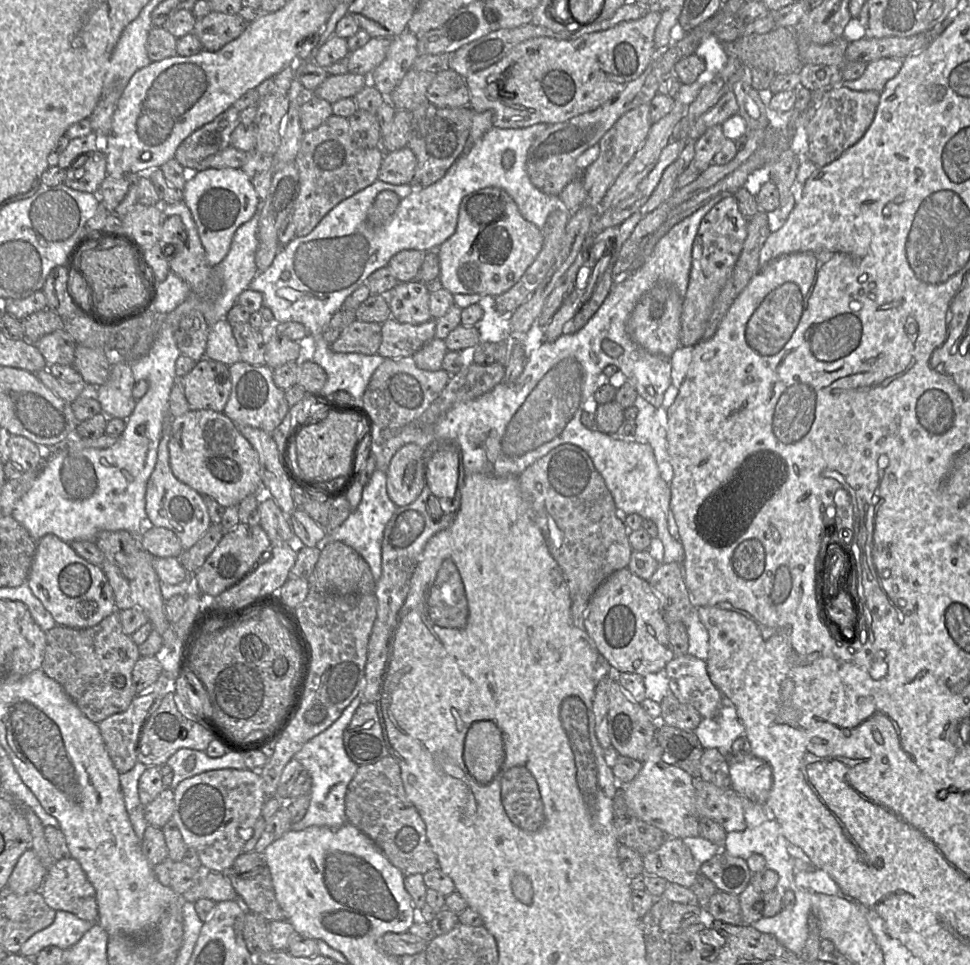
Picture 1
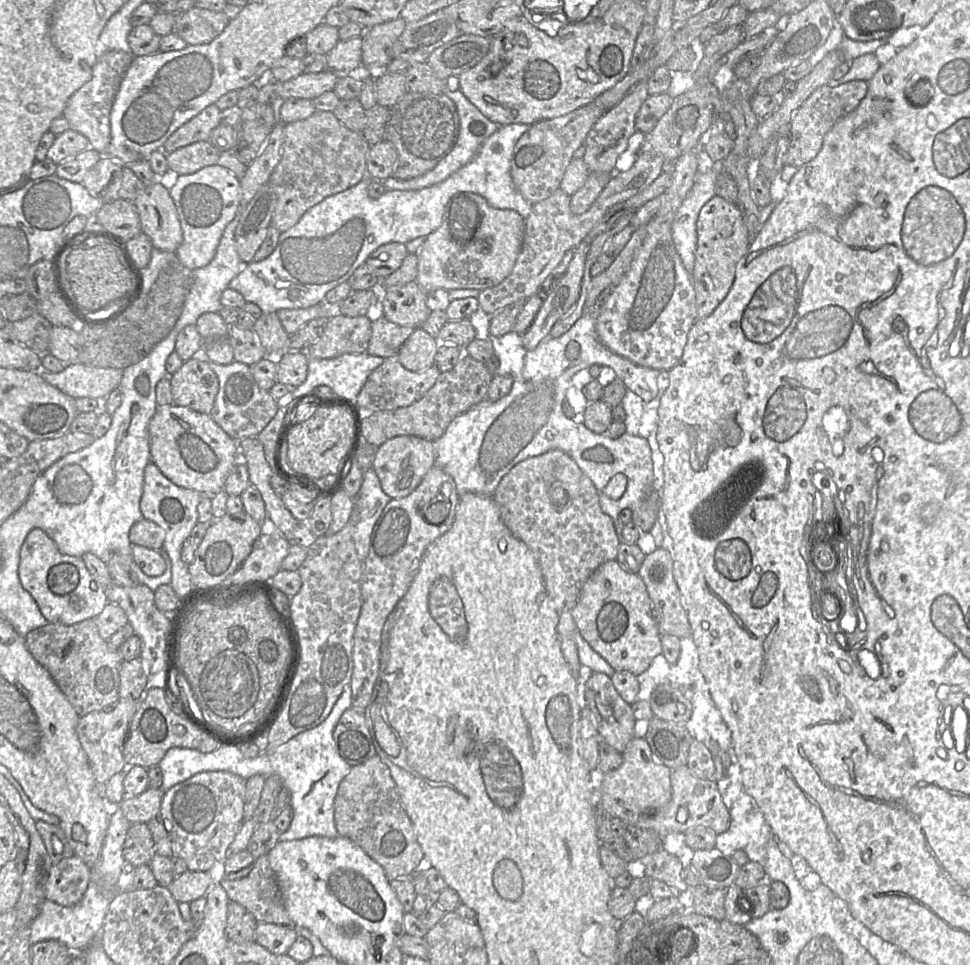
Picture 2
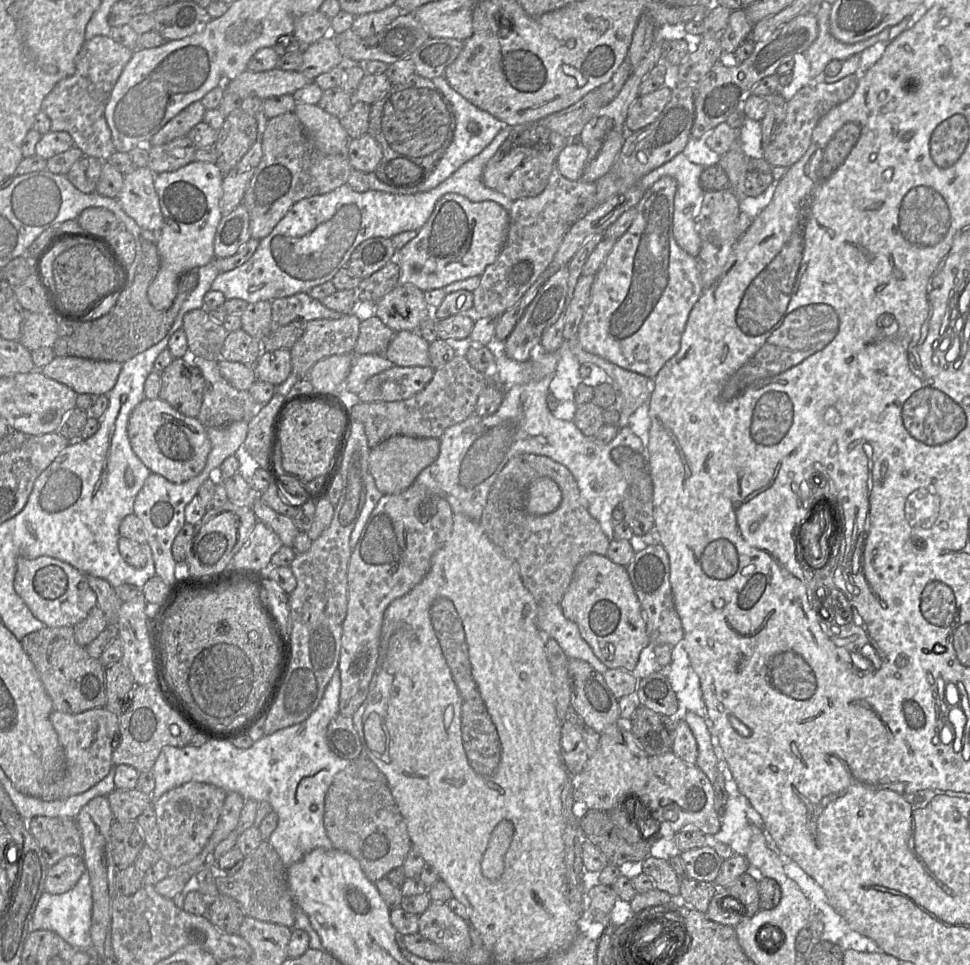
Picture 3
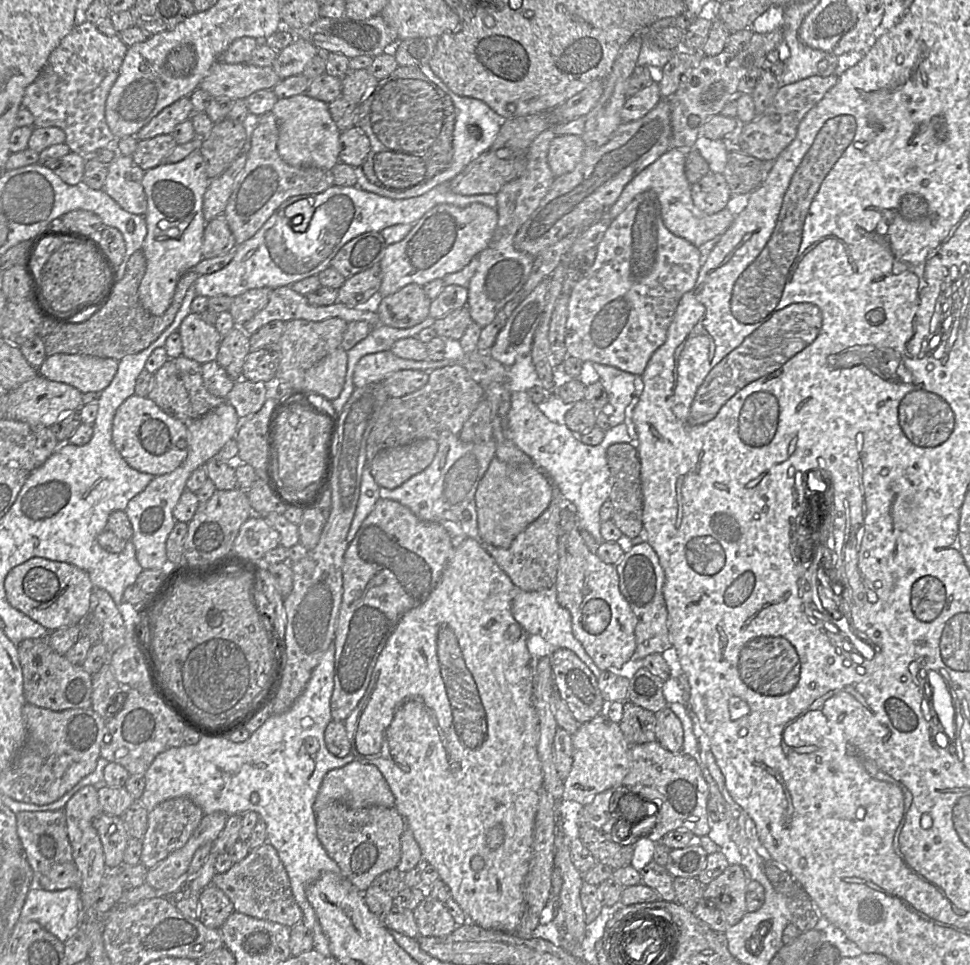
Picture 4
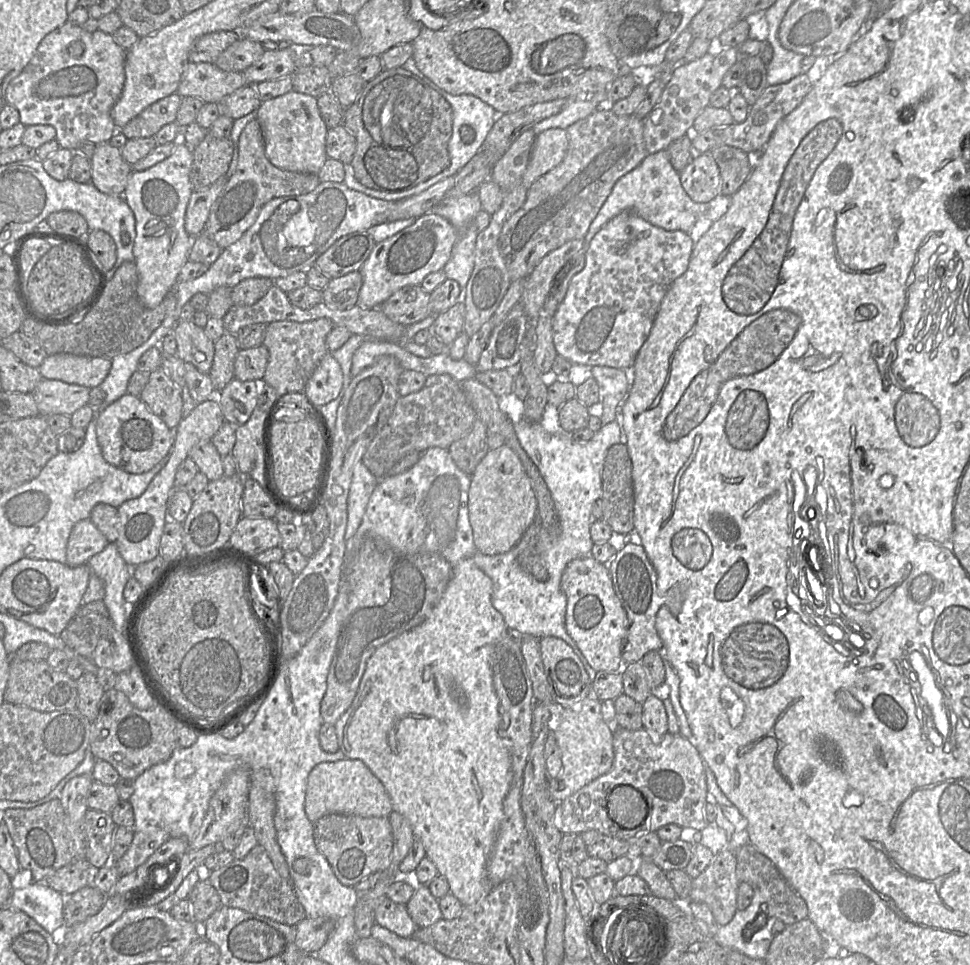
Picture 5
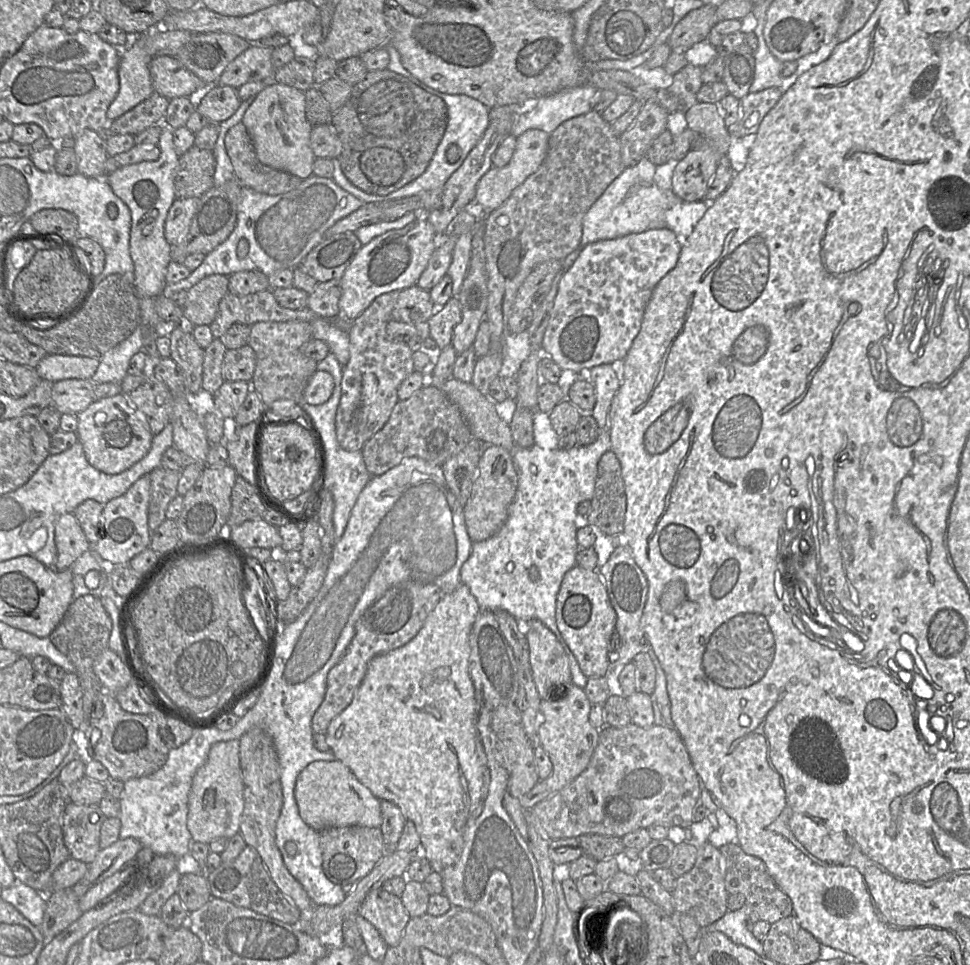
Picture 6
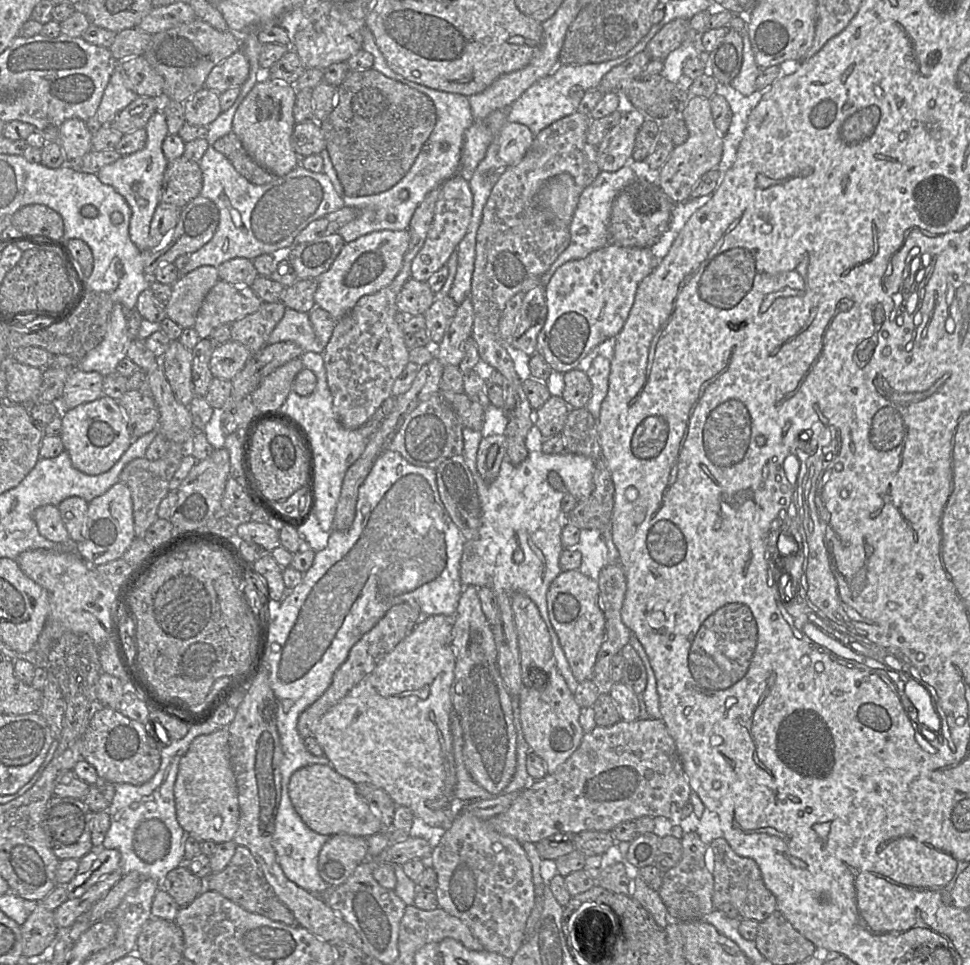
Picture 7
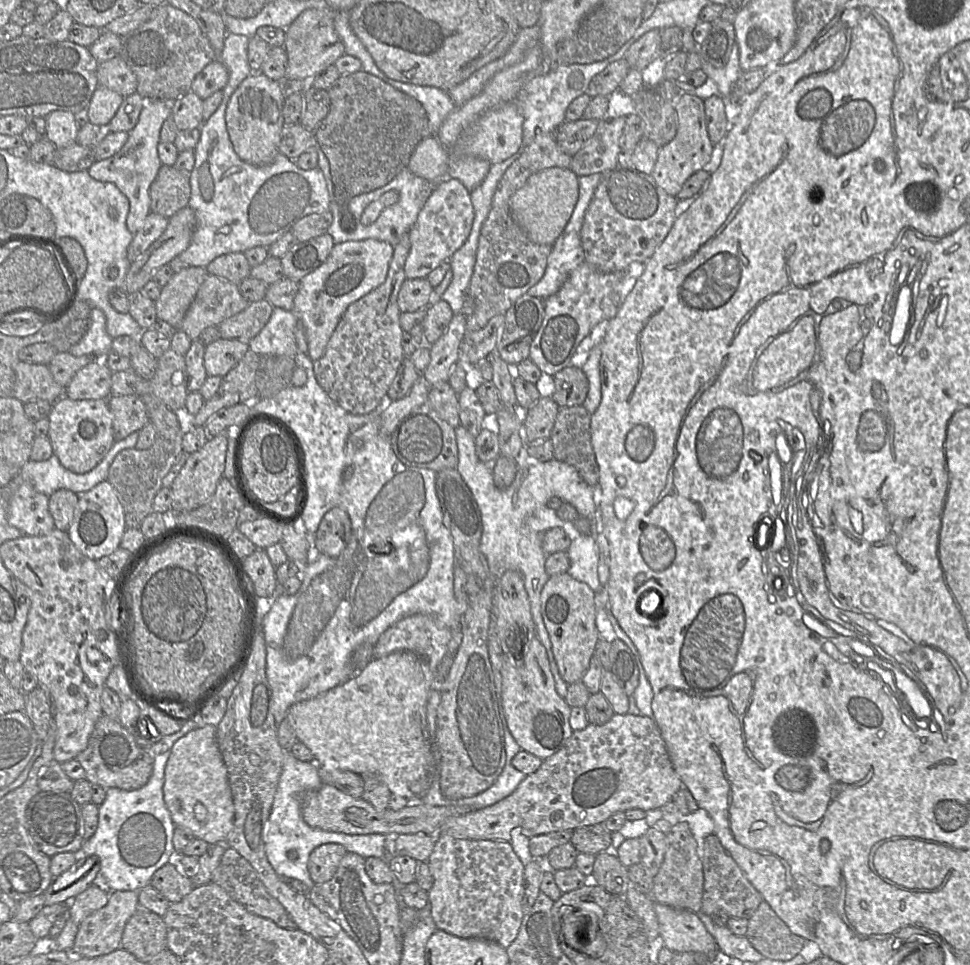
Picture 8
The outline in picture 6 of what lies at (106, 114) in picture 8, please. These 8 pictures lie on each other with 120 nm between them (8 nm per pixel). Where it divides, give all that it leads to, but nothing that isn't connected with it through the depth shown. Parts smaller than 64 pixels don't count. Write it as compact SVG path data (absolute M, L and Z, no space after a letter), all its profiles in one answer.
M137 41L121 50L118 66L119 91L107 110L110 121L120 117L154 93L150 74L153 56Z

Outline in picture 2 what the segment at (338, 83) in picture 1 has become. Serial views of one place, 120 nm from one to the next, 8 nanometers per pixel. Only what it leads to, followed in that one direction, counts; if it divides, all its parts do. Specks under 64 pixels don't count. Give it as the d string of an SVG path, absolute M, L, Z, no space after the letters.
M330 71L303 73L291 80L275 82L275 93L283 99L312 100L324 92L333 91L338 78Z

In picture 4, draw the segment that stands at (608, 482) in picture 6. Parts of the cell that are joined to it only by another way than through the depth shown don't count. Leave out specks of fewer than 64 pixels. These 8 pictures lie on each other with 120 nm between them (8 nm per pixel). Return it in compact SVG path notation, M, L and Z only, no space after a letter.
M616 443L607 449L607 463L610 471L611 492L609 501L613 506L612 521L623 535L635 538L644 530L643 495L640 479L638 451L632 443Z

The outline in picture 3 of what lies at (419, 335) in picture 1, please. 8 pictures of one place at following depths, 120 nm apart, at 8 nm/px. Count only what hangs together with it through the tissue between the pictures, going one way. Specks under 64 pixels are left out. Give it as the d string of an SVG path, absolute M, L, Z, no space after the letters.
M377 316L362 319L353 354L383 354L393 339L395 331Z

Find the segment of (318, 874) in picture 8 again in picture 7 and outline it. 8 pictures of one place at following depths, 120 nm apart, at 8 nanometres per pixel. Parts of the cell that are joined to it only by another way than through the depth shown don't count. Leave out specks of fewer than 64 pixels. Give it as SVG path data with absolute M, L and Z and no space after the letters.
M348 834L331 836L318 857L321 878L334 886L344 883L360 863L369 859L365 838Z

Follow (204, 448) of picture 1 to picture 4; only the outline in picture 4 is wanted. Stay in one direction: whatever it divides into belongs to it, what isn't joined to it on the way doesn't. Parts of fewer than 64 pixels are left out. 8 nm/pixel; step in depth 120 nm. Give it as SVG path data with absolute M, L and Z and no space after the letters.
M132 395L115 412L112 442L131 468L154 476L168 474L177 469L188 455L187 423L169 416L147 397Z

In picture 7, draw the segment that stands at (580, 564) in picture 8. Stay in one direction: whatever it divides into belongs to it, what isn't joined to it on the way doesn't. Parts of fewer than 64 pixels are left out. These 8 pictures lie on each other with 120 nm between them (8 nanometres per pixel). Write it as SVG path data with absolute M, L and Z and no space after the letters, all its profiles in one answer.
M581 529L576 549L582 555L579 572L598 580L601 570L608 565L608 548L599 530Z

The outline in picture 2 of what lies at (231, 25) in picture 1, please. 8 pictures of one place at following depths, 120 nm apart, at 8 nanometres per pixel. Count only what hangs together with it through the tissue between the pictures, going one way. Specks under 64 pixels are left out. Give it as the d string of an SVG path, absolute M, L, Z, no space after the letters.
M193 7L176 13L173 33L188 45L207 44L219 36L229 22L223 12Z

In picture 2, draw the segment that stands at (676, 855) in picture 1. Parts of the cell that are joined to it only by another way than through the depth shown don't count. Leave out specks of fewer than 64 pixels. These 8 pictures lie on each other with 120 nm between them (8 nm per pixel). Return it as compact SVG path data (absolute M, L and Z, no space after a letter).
M663 848L645 859L647 876L663 881L680 893L688 888L682 878L682 870L683 865L680 860Z

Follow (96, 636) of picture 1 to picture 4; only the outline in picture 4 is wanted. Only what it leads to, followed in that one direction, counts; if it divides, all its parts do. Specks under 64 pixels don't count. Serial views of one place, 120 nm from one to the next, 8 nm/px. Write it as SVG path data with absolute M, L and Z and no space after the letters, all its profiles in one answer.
M48 634L20 642L18 656L23 673L23 693L27 703L53 711L91 708L92 675L81 665L72 664L64 655L55 652L48 644Z

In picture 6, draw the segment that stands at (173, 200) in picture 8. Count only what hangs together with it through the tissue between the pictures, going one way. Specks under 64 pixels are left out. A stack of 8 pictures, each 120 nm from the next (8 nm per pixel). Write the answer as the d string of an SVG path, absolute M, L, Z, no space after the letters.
M192 146L179 157L174 173L176 199L200 198L214 187L216 160L212 150Z

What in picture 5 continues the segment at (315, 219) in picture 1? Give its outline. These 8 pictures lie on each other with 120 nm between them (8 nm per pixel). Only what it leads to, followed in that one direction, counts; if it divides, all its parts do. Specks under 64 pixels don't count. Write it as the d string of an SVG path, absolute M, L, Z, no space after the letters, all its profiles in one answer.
M256 119L252 120L238 139L237 168L212 205L202 233L224 249L239 240L254 224L267 202L278 197L310 193L320 182L317 174L290 172L274 166L266 156L260 124Z

